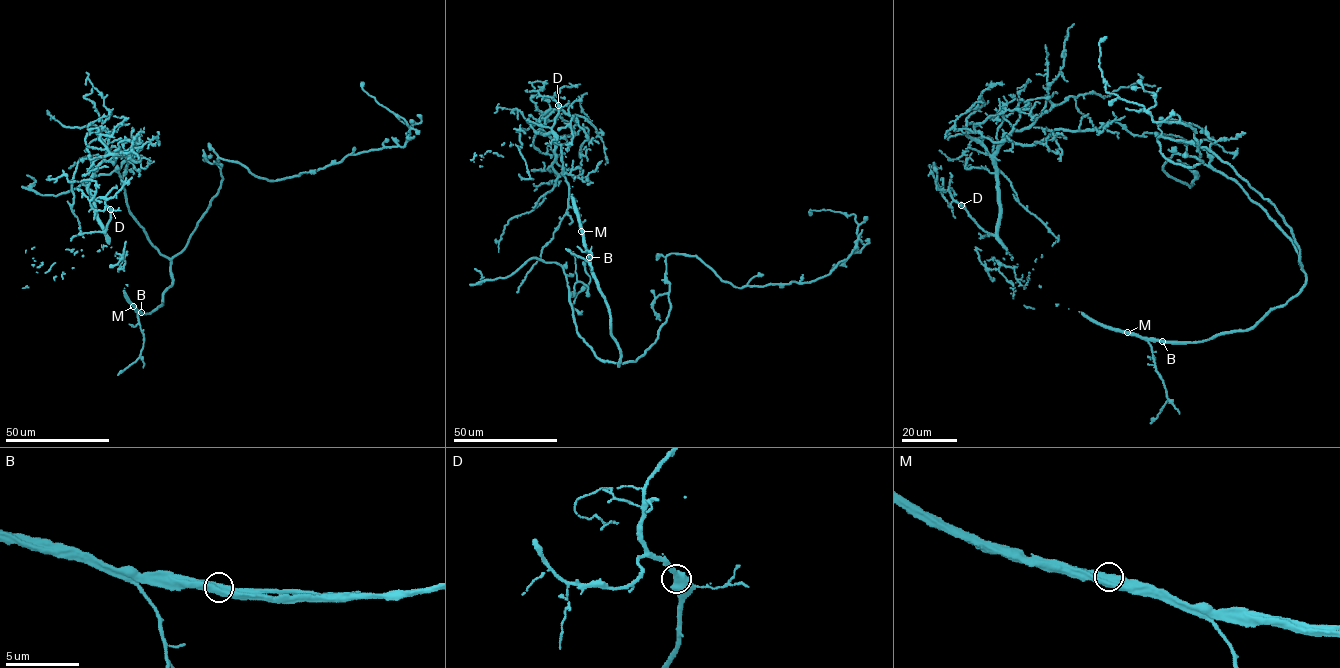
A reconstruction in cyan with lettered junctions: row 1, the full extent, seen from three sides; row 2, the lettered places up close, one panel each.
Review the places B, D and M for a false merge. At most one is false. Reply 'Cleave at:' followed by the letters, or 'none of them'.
Cleave at: none of them

